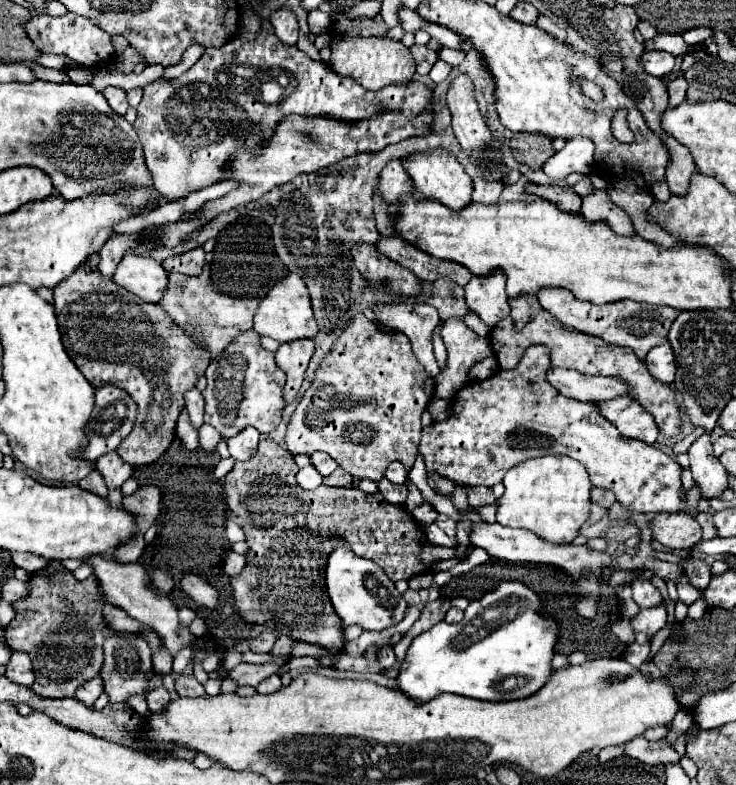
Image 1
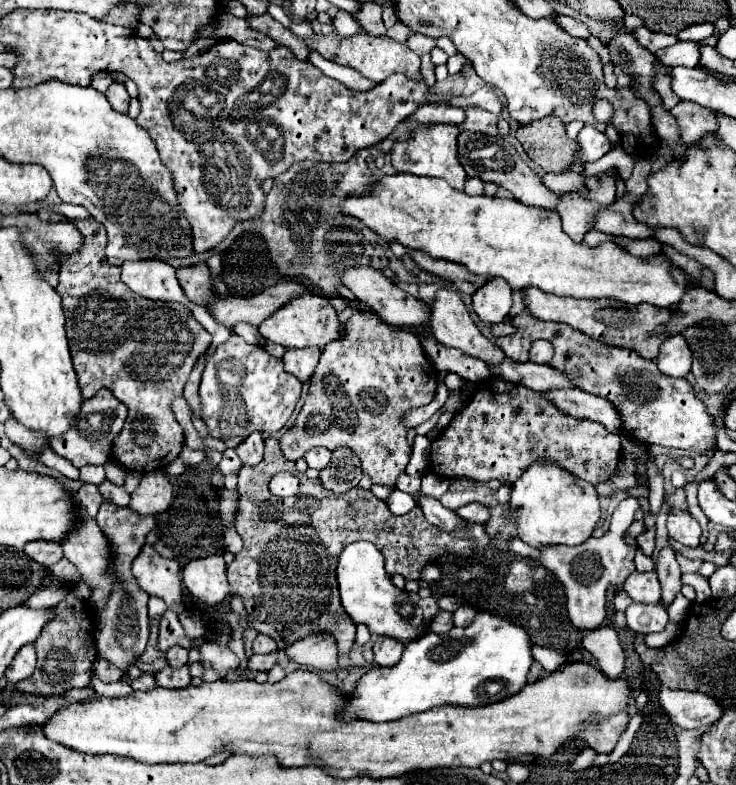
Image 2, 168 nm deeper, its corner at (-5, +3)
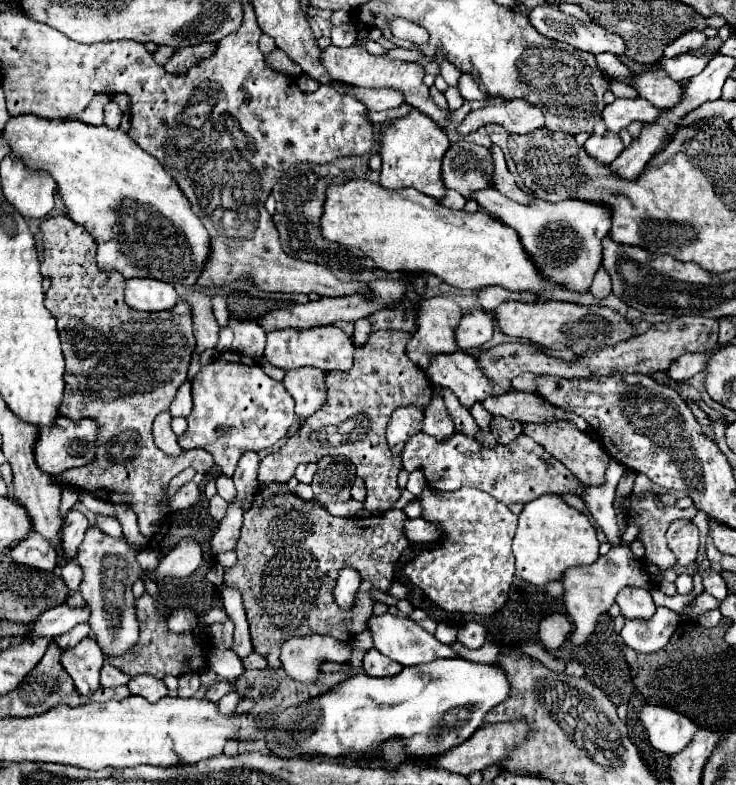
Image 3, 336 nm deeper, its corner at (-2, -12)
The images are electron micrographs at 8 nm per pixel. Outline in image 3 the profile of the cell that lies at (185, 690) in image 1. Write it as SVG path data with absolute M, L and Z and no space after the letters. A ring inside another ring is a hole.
M137 676L131 678L131 682L127 684L131 694L143 696L149 702L157 702L167 694L167 686L163 684L163 680L157 680L155 676Z

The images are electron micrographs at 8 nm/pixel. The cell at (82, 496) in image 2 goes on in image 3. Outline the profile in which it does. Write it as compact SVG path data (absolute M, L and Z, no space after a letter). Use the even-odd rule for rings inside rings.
M71 510L65 516L65 524L61 528L61 548L65 548L65 556L69 556L69 558L77 556L77 548L85 536L87 528L89 528L89 522L81 512Z

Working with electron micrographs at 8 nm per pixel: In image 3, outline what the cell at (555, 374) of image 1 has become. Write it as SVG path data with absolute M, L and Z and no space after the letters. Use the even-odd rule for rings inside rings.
M467 352L433 356L429 364L429 378L433 384L451 388L467 410L471 410L475 402L493 396L493 382L479 370L475 356Z

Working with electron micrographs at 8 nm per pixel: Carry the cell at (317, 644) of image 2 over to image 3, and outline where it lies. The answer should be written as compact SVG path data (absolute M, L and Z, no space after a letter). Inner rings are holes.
M315 634L305 638L289 638L287 644L281 646L279 660L289 678L309 684L317 680L321 662L349 664L351 650L353 648L349 642Z

